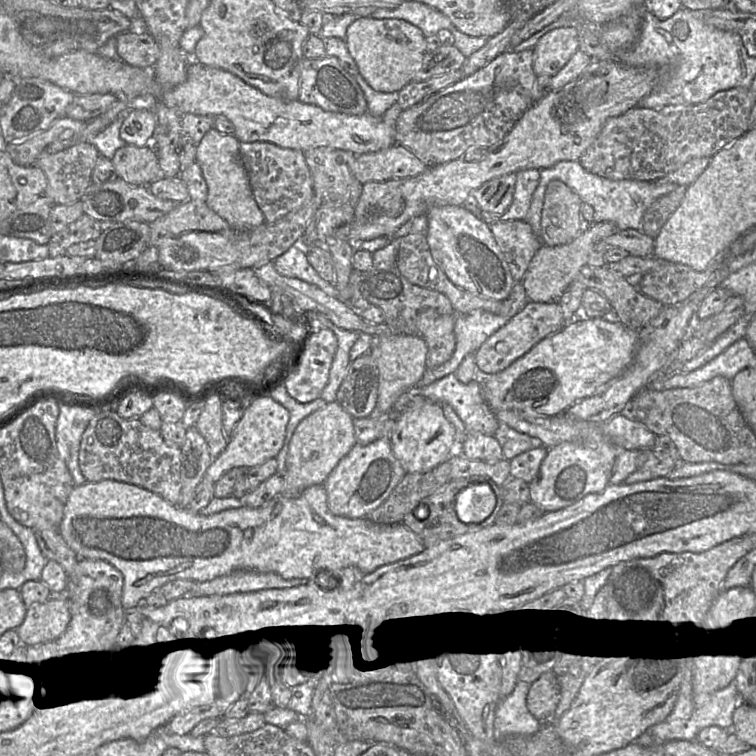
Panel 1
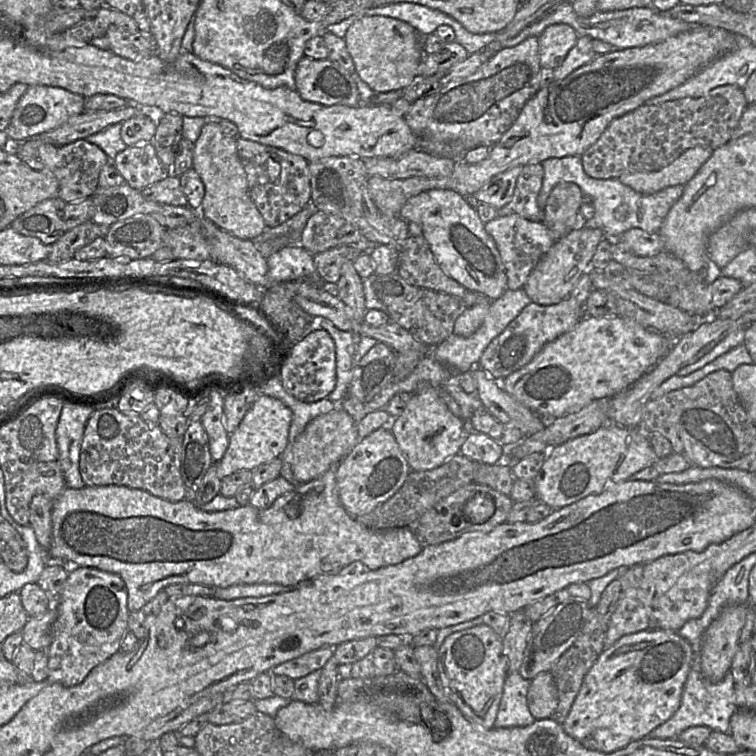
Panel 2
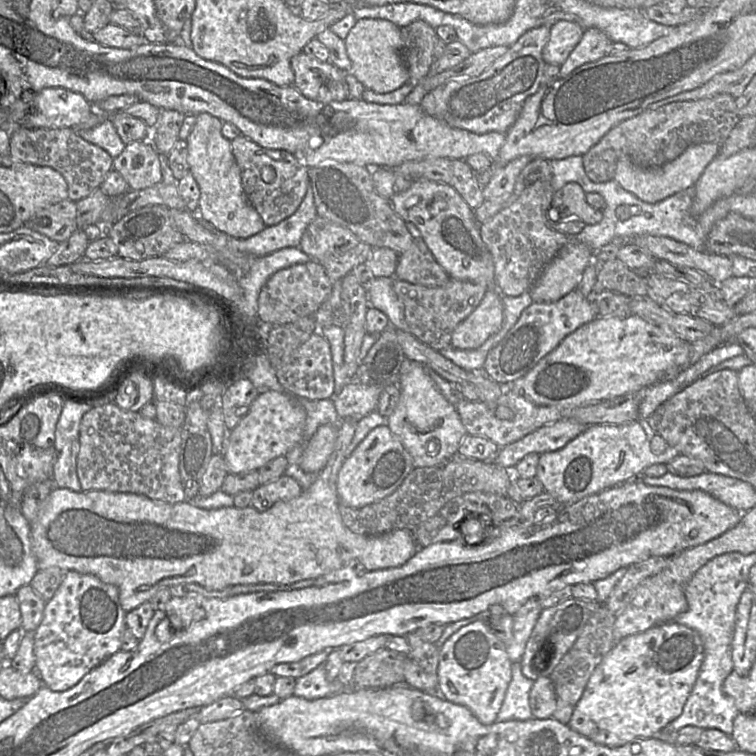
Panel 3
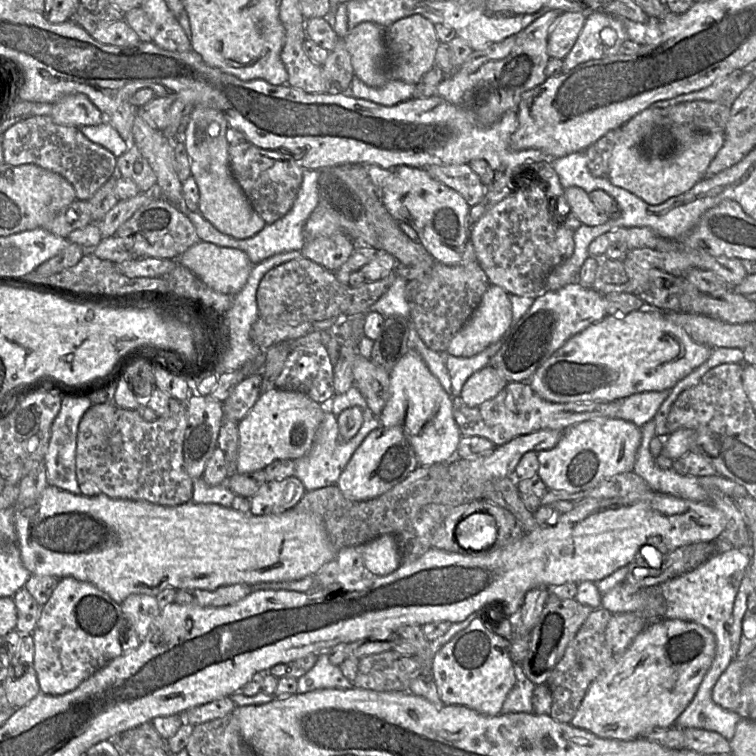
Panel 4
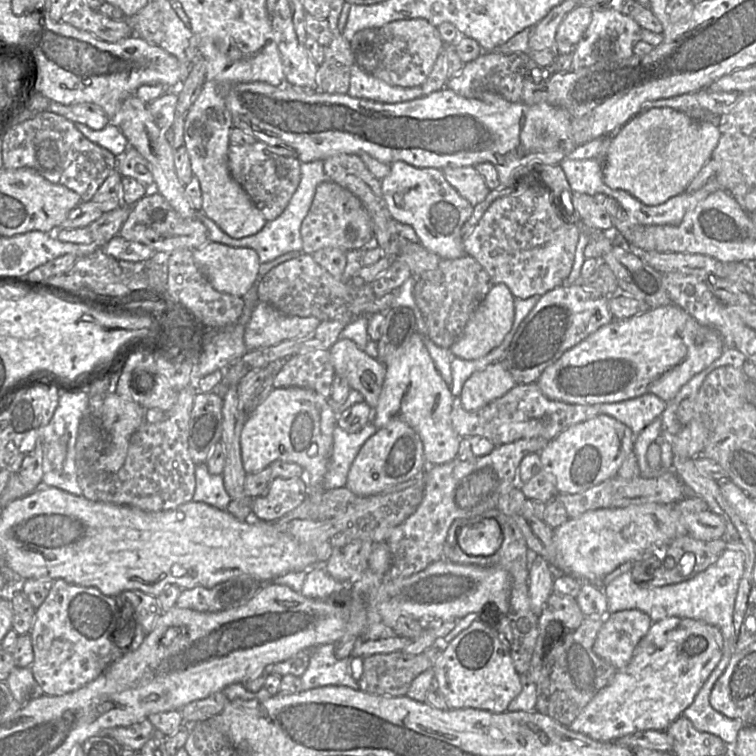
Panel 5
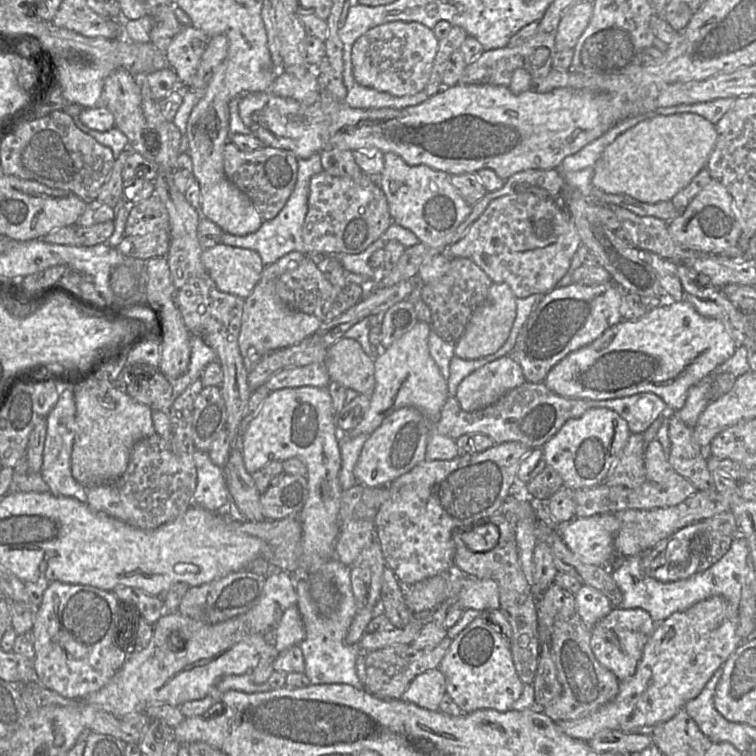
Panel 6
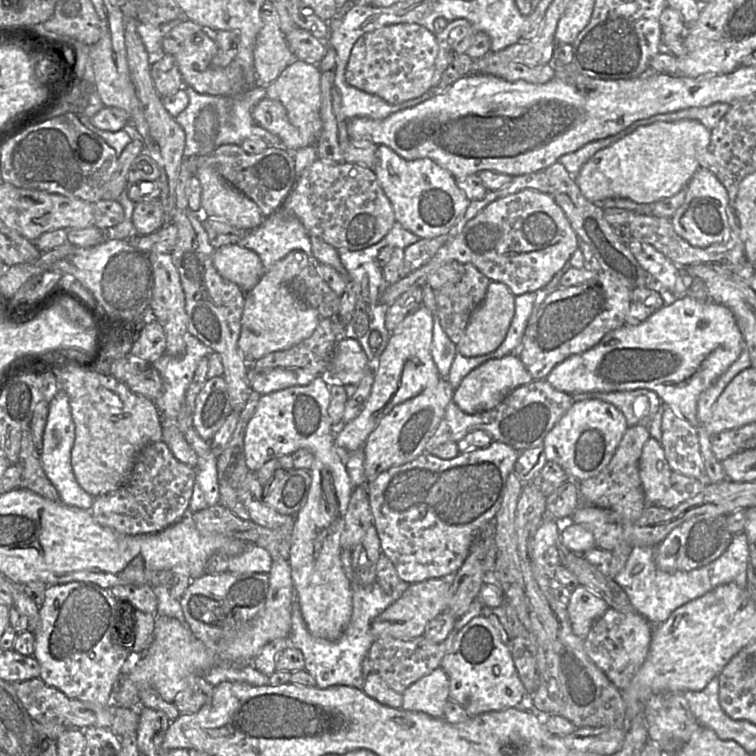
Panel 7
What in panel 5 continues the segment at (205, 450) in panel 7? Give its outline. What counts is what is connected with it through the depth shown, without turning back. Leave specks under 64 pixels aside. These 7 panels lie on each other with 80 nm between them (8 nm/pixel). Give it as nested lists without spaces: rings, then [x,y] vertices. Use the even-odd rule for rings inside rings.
[[[206,463],[195,467],[196,486],[192,500],[203,502],[220,510],[226,510],[232,500],[224,487],[222,474],[209,473]]]

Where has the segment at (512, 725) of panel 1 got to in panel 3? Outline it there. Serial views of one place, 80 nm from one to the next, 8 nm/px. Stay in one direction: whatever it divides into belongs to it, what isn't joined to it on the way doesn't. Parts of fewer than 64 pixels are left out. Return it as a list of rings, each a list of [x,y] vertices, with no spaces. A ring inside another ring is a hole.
[[[512,662],[512,678],[497,715],[498,722],[529,720],[533,718],[529,706],[529,694],[534,681],[526,678],[519,662]]]

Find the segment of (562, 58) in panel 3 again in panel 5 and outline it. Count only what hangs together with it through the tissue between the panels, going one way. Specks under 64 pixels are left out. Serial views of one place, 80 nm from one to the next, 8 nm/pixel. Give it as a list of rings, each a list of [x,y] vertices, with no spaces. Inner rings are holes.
[[[577,5],[566,14],[555,36],[558,54],[573,53],[591,22],[592,12],[593,10],[589,7]]]

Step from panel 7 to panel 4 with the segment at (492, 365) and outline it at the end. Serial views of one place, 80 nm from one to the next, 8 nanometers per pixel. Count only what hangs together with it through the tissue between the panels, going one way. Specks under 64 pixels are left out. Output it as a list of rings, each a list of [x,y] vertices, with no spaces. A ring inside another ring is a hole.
[[[487,365],[467,379],[460,397],[468,407],[476,407],[494,398],[507,384],[496,369]]]

